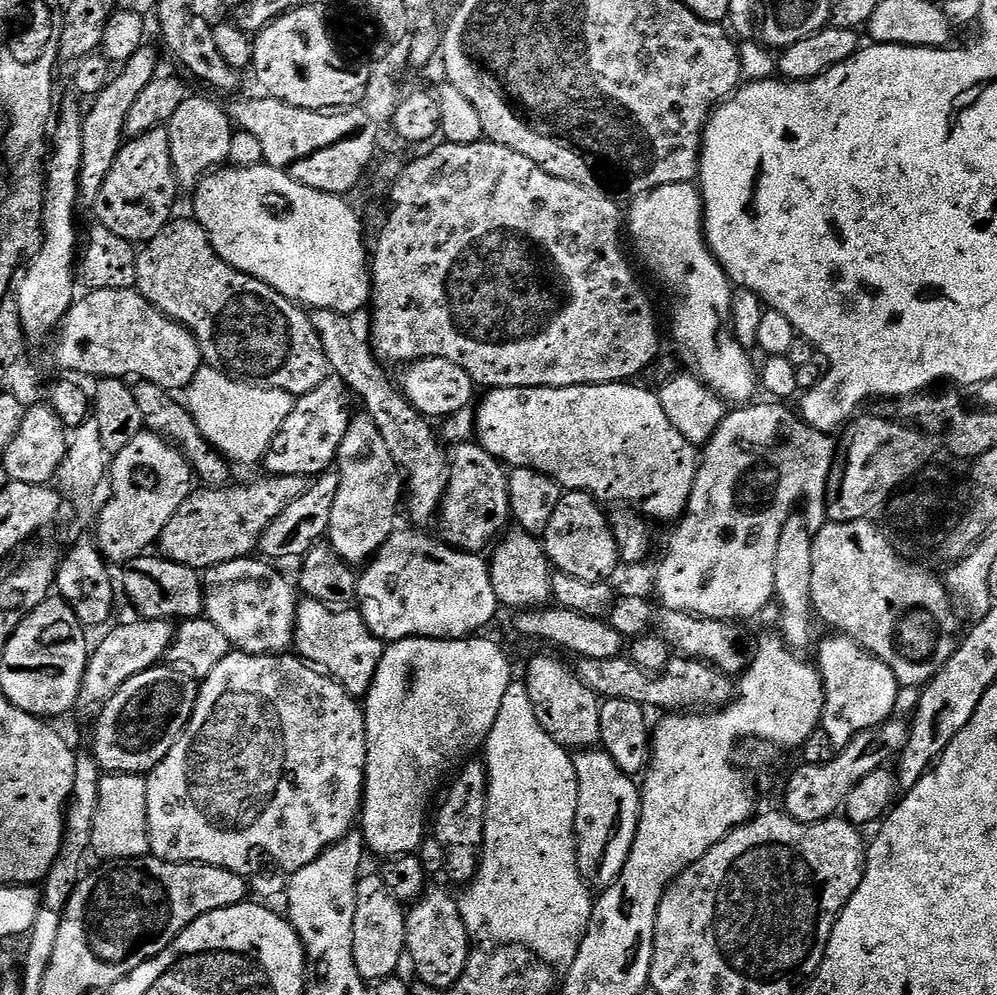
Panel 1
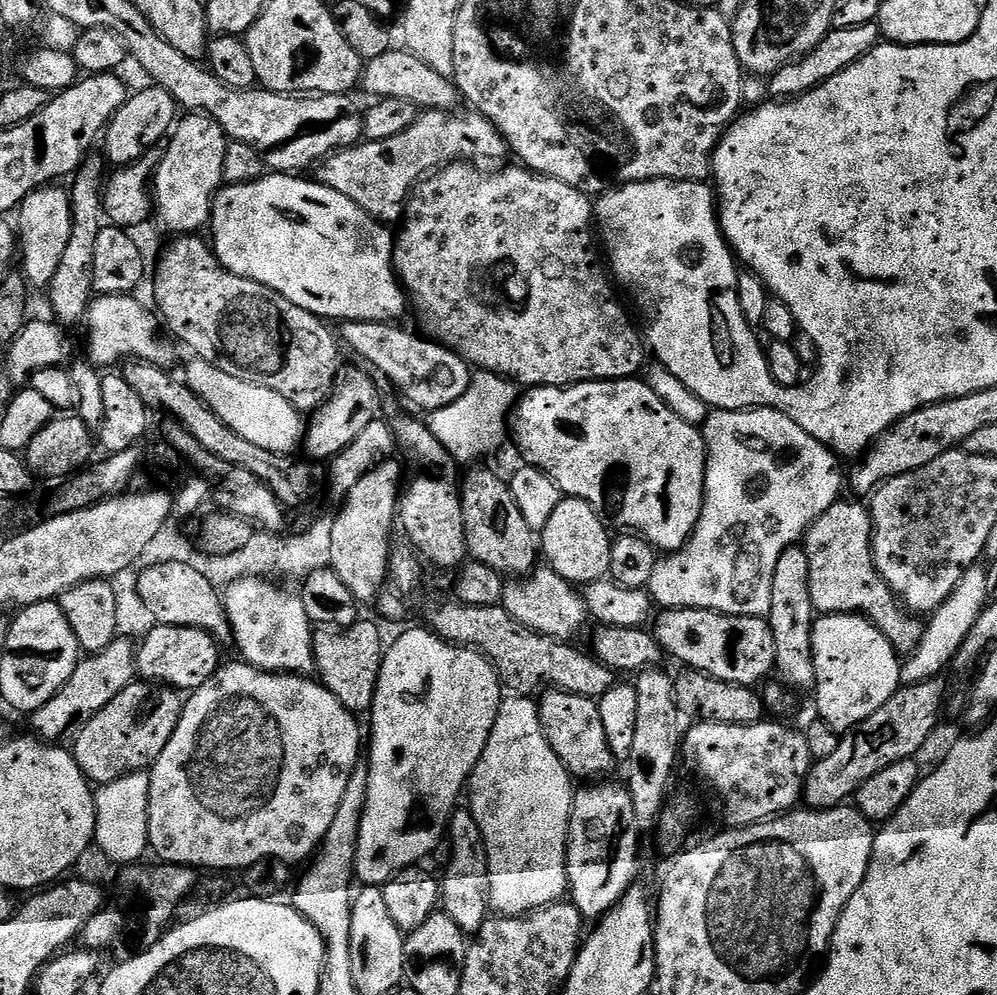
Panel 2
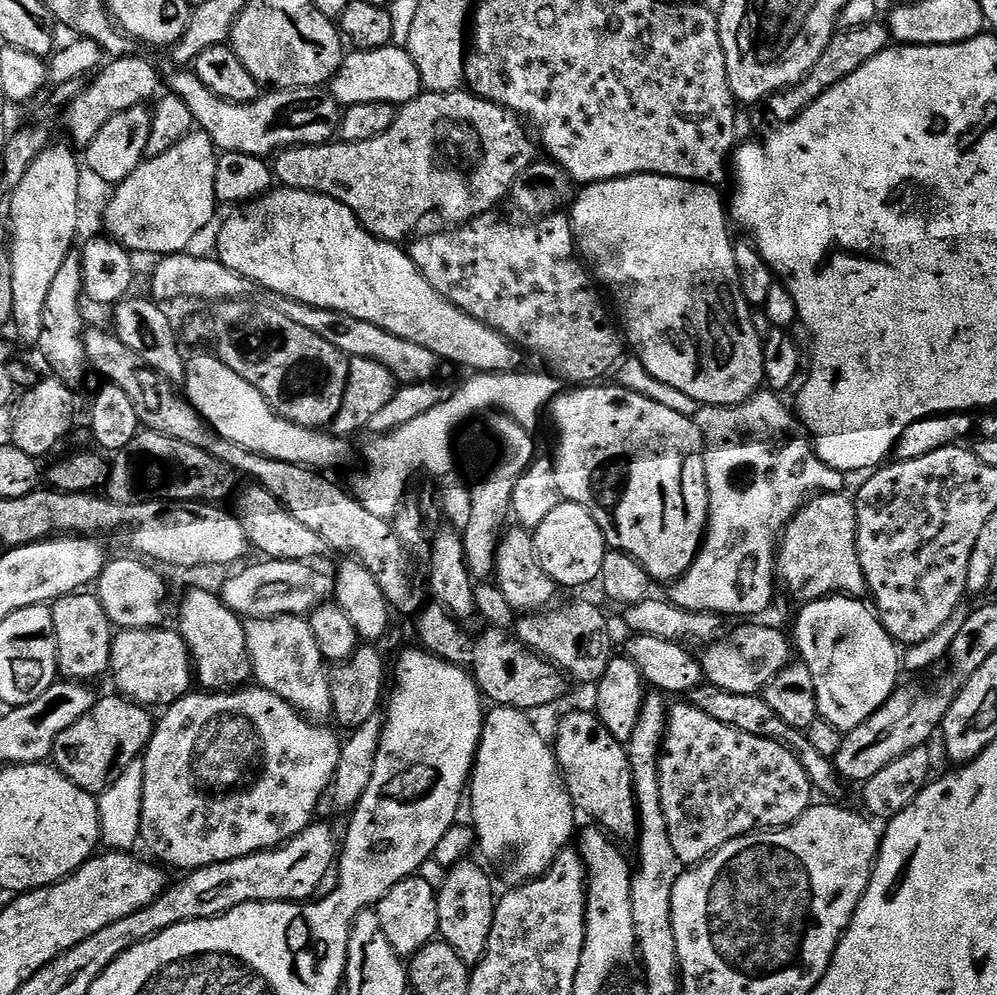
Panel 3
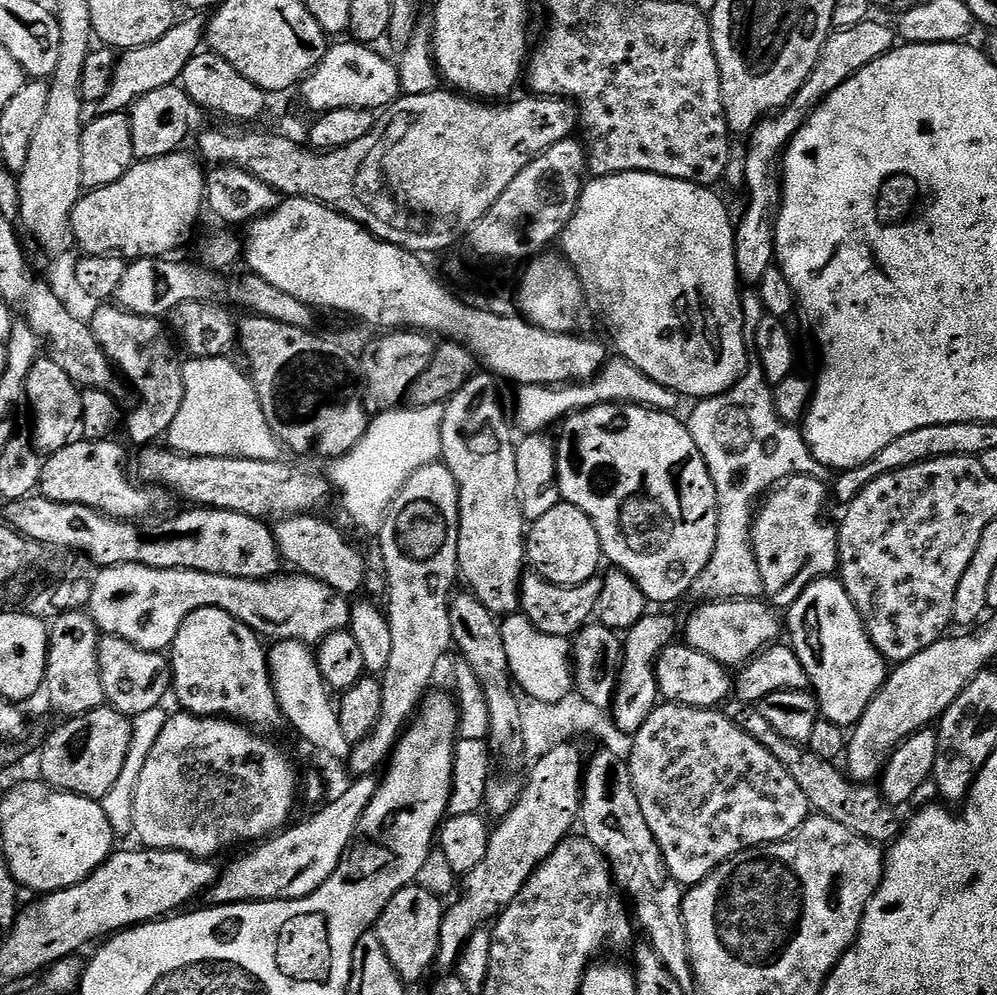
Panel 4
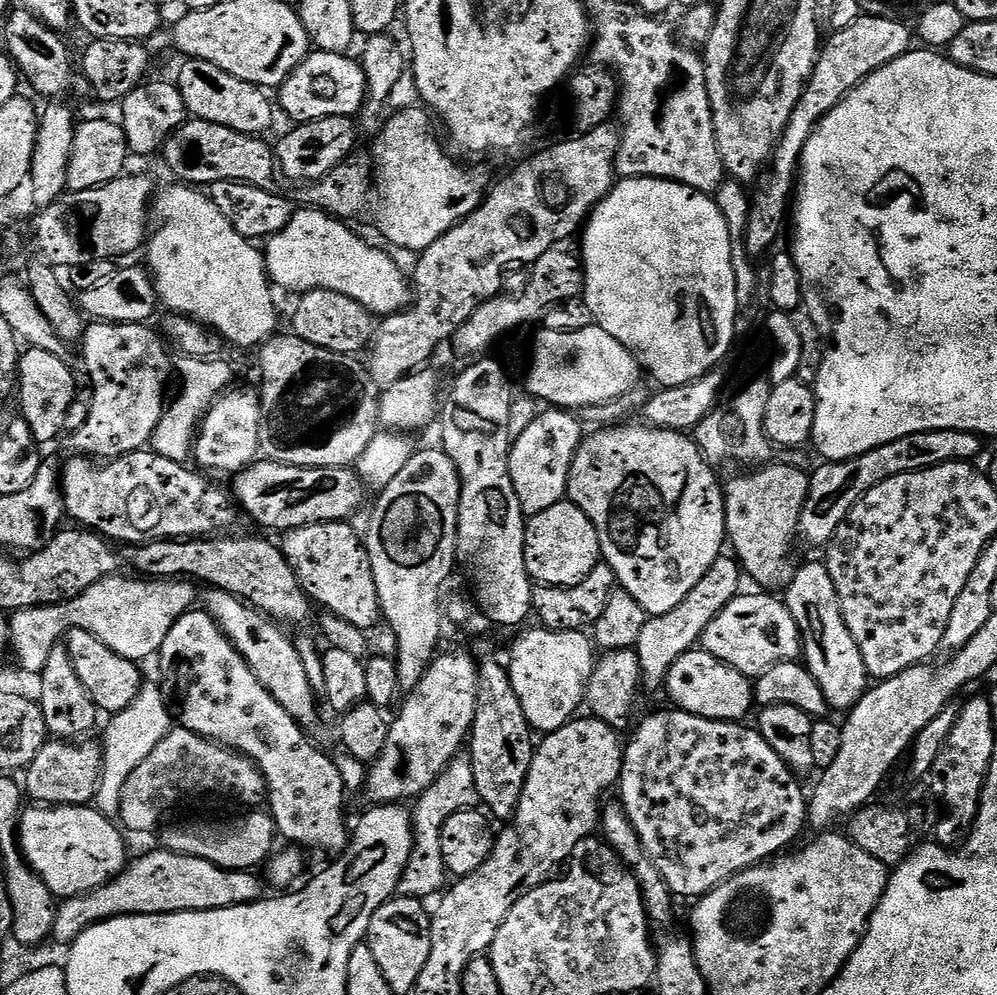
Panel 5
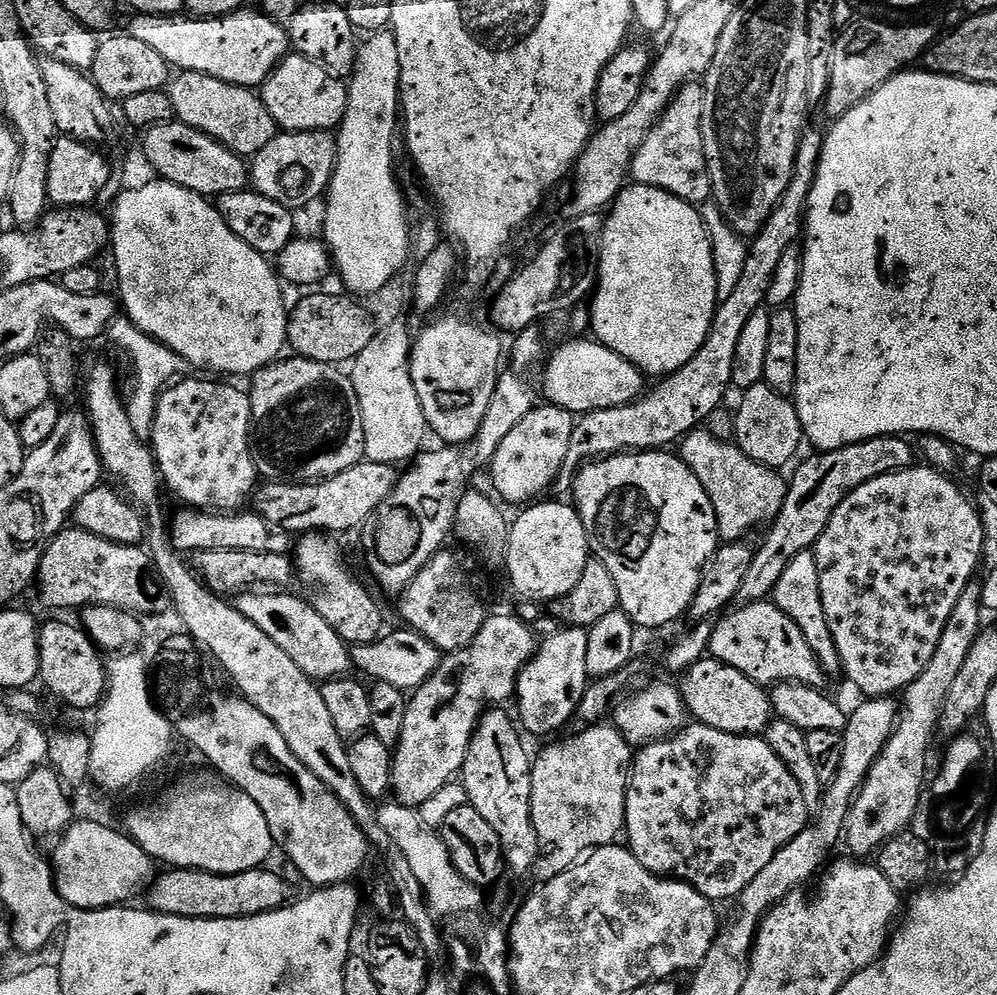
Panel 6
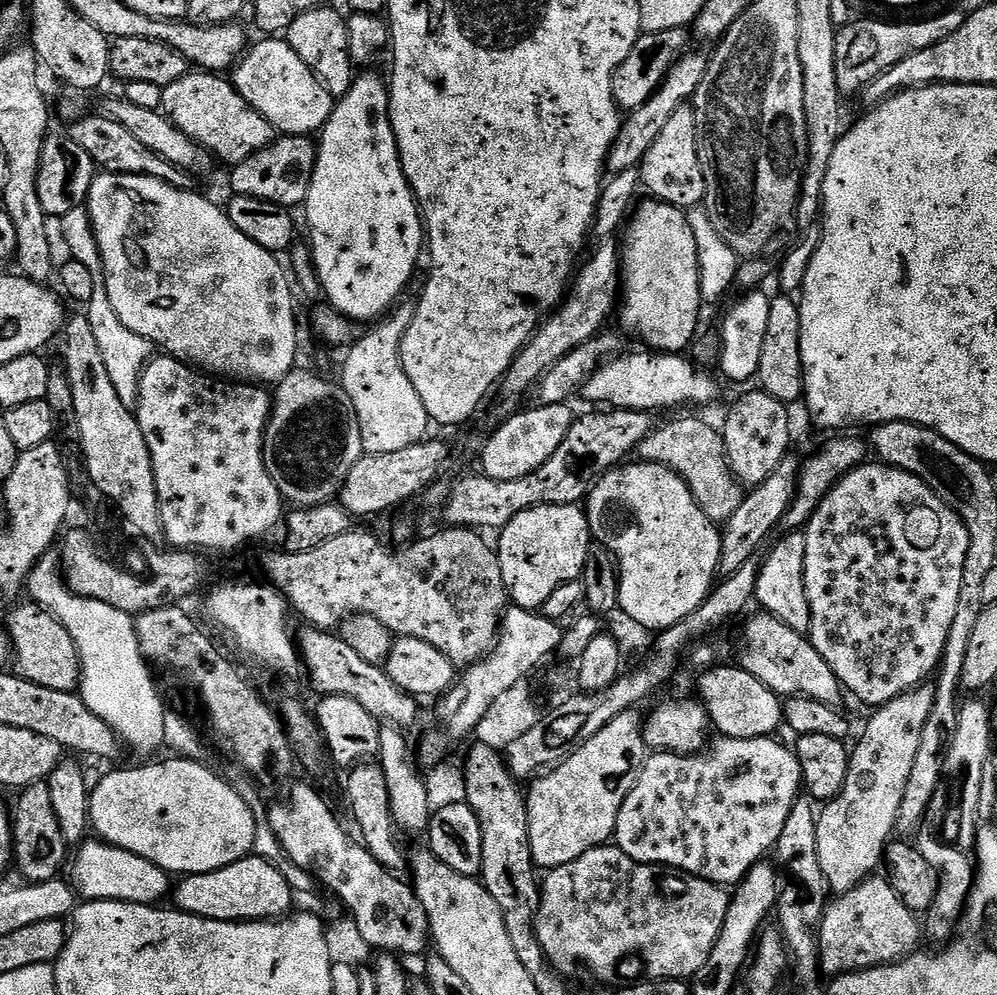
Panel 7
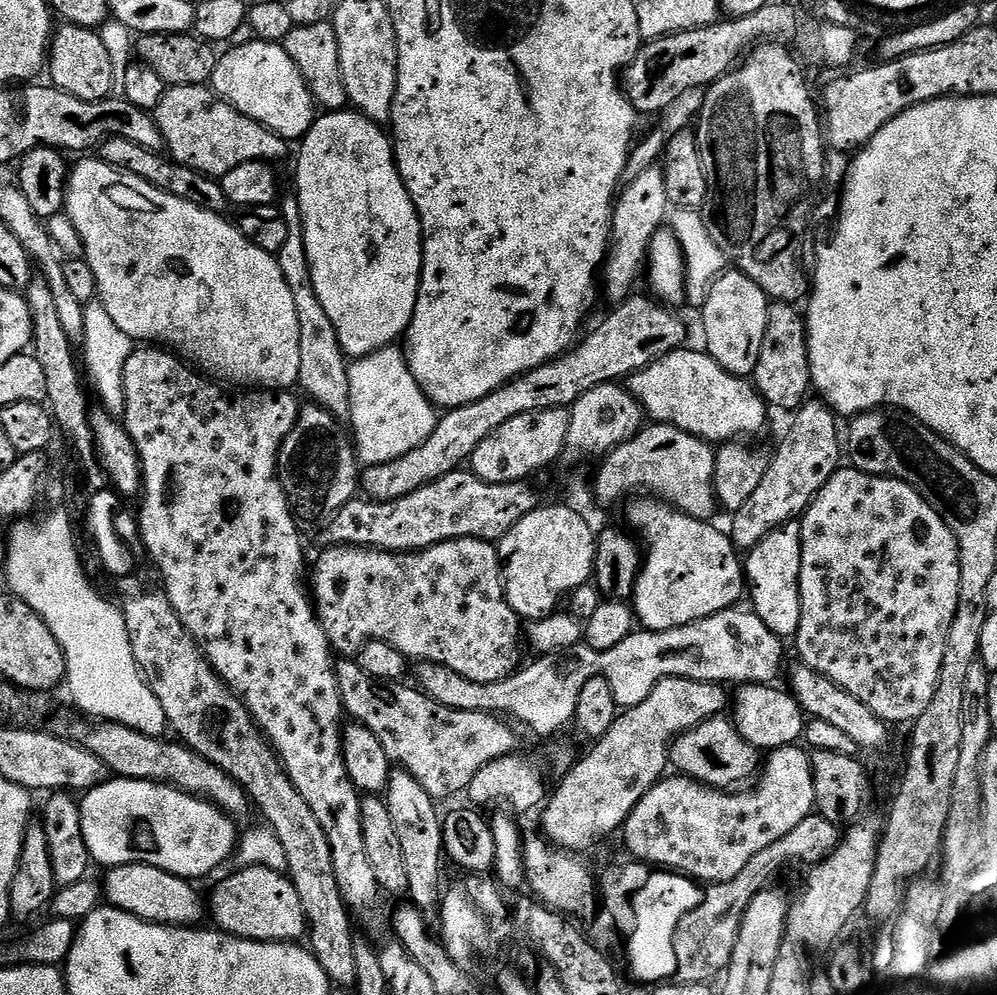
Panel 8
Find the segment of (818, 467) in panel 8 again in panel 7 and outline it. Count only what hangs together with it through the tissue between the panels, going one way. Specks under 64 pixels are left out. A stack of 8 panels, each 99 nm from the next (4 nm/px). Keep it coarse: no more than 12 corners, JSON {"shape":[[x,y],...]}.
{"shape":[[789,454],[723,521],[721,577],[781,527],[801,461]]}

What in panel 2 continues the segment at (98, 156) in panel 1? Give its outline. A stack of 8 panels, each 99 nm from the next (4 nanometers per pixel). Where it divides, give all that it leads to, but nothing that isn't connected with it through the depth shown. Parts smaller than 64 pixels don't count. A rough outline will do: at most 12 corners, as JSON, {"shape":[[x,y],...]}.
{"shape":[[100,166],[69,189],[71,232],[46,294],[64,326],[87,315],[102,227]]}

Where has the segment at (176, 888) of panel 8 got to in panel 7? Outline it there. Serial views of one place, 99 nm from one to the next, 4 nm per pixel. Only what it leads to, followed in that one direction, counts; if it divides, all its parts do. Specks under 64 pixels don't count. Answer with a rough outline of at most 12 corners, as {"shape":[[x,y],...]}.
{"shape":[[88,838],[75,849],[85,901],[159,905],[169,873]]}

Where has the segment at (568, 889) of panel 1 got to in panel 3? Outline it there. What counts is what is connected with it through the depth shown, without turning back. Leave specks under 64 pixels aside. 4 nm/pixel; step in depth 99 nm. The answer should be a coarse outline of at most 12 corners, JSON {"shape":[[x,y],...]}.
{"shape":[[493,707],[470,777],[479,851],[534,880],[578,813],[527,711]]}

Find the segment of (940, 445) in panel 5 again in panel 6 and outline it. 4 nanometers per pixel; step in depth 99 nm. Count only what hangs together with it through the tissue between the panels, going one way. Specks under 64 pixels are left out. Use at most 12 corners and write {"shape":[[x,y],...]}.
{"shape":[[904,436],[816,452],[752,553],[744,604],[767,601],[782,570],[816,545],[850,493],[913,467]]}

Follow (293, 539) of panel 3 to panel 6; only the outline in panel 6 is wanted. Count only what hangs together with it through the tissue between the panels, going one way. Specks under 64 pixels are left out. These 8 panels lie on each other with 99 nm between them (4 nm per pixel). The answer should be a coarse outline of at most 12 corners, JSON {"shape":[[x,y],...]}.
{"shape":[[305,532],[294,568],[349,646],[385,635],[384,612],[331,535]]}

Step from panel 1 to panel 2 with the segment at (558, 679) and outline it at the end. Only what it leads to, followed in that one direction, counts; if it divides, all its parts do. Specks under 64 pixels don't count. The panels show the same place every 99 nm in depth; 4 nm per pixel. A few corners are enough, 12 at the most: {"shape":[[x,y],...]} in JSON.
{"shape":[[548,690],[540,725],[564,769],[592,782],[618,761],[595,699]]}

